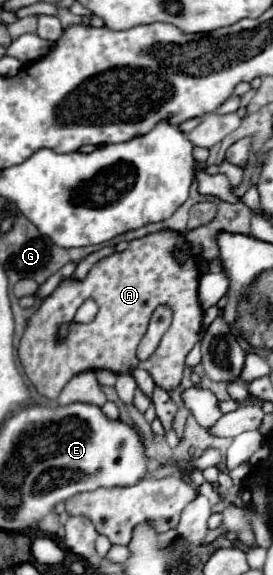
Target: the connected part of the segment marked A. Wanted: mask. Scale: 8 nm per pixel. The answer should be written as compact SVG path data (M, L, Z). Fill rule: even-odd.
M161 230L131 240L123 252L115 252L93 264L85 280L75 282L67 278L51 296L43 300L41 308L33 314L19 346L19 360L23 370L41 396L55 400L63 386L79 372L101 368L129 372L135 364L147 370L155 384L163 390L171 390L181 384L185 356L199 342L201 332L205 330L203 308L197 298L199 270L193 260L179 264L173 258L175 248L179 248L183 242L185 238L171 230ZM87 298L97 302L97 318L91 324L77 324L73 322L73 316ZM159 304L171 306L173 324L161 338L157 354L143 362L135 356L137 340L145 336L149 316ZM63 322L73 322L73 328L67 340L57 342L55 334Z

